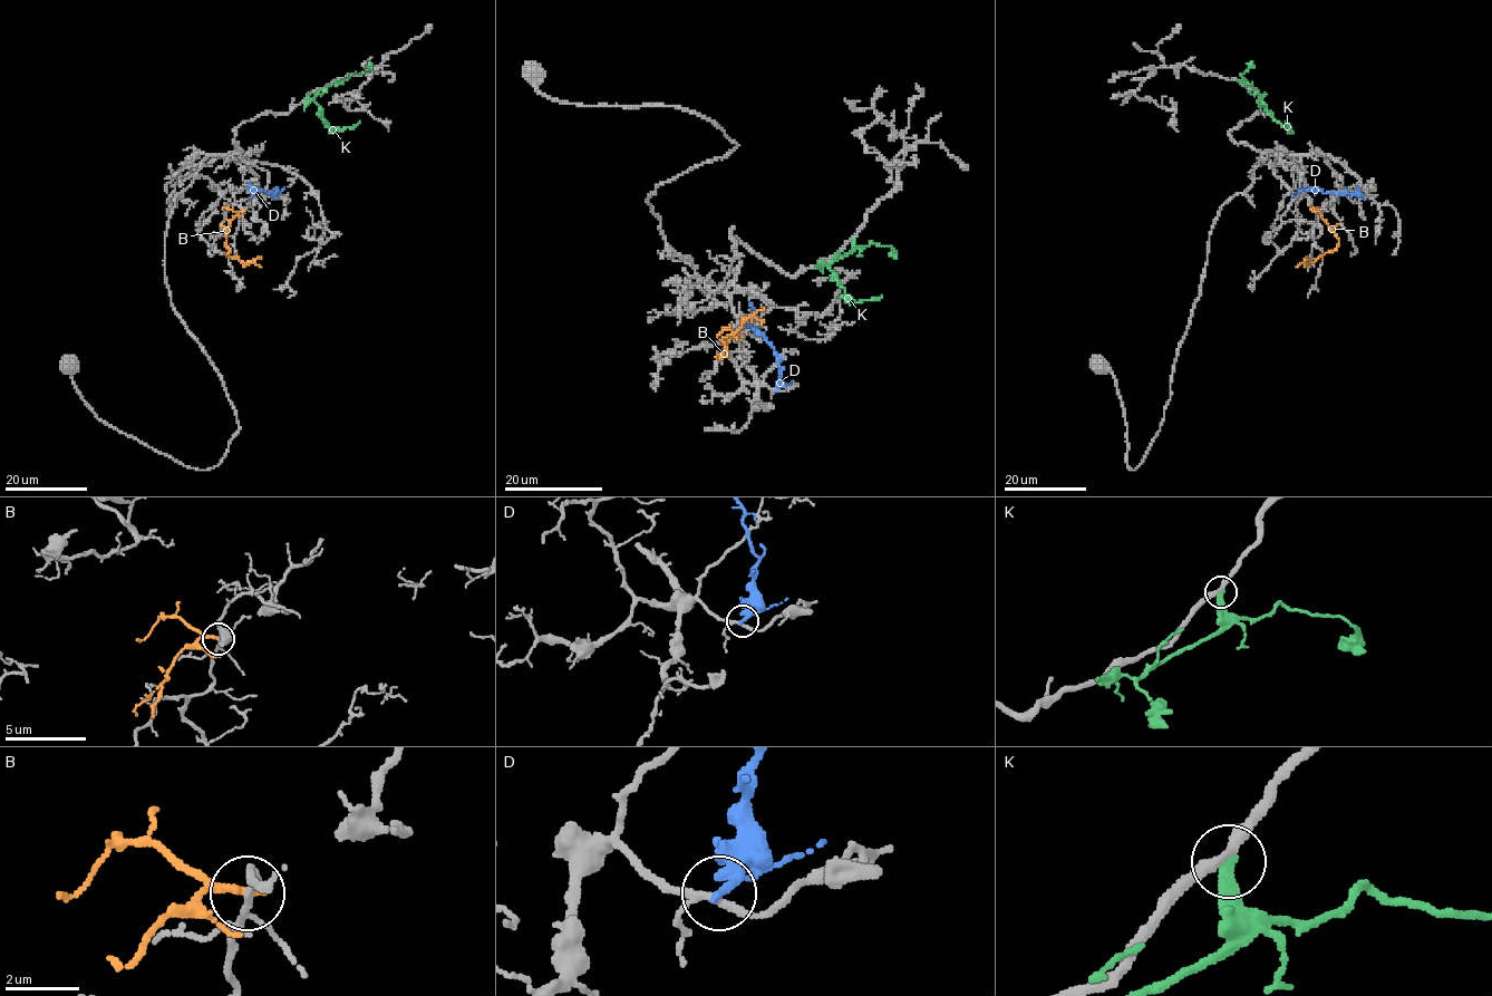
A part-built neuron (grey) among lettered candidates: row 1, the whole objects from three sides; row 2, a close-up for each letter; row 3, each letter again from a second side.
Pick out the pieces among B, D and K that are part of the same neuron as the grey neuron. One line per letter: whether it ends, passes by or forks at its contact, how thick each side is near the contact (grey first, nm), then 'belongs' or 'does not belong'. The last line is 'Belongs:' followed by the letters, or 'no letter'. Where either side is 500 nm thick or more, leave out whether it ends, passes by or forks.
B: it ends | 160/240 nm | does not belong
D: it ends | 180/320 nm | does not belong
K: it ends | 280/360 nm | does not belong
Belongs: no letter

